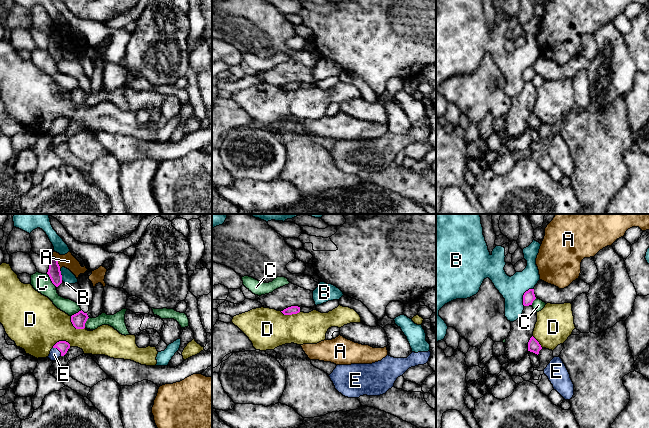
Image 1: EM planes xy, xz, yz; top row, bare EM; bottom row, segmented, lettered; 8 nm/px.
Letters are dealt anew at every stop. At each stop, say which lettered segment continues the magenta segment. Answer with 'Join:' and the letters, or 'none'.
Join: E

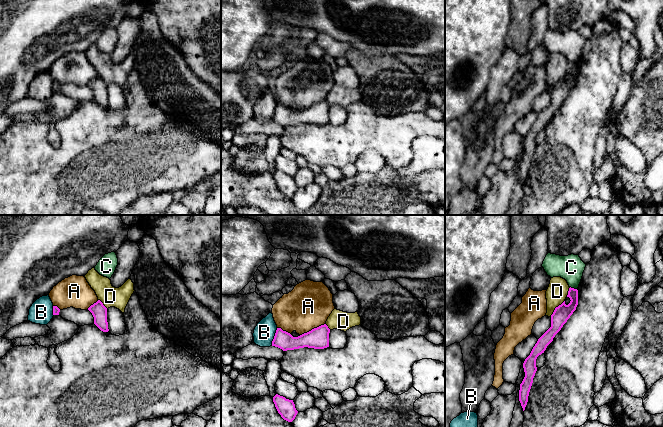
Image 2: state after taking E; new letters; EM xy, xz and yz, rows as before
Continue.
Join: none

